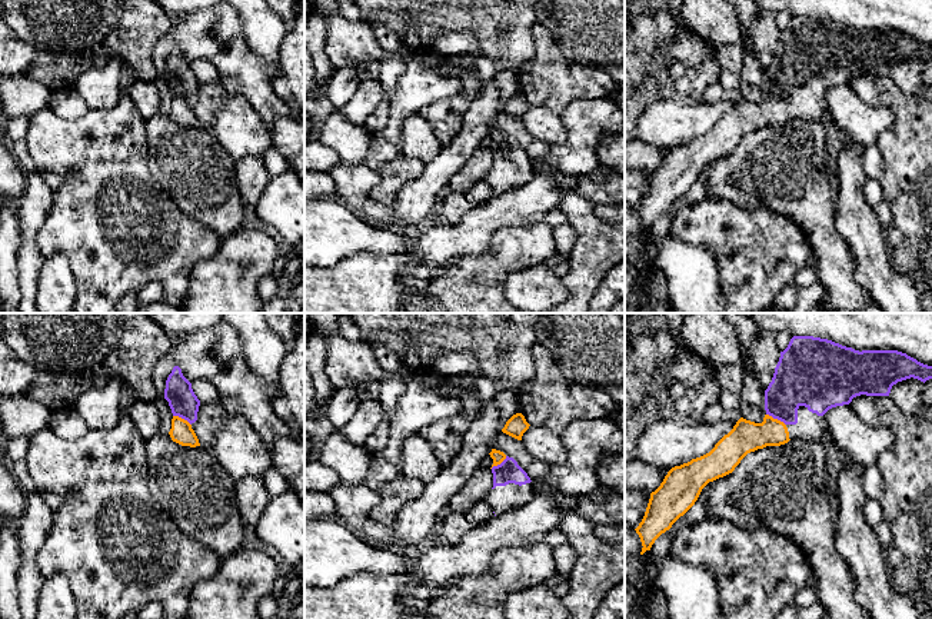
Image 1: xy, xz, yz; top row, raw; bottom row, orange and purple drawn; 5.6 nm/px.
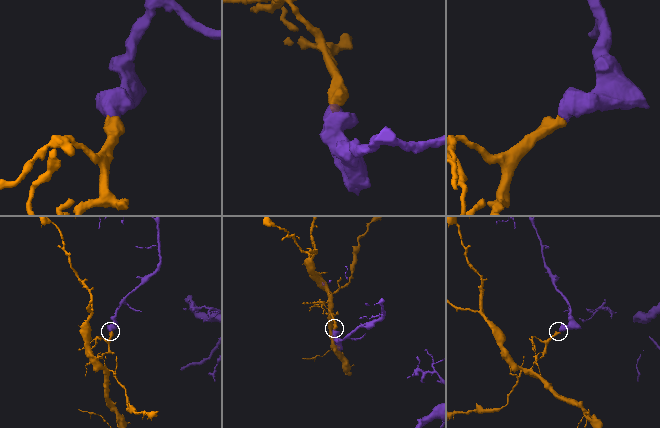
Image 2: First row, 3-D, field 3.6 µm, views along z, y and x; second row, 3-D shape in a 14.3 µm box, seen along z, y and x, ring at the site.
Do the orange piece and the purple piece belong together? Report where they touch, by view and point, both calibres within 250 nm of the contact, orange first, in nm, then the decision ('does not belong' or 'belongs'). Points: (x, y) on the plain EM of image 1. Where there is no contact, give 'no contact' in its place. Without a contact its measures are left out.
meets orange in yz at (776, 99); 180 nm thick on the orange side, 280 nm on the other; does not belong

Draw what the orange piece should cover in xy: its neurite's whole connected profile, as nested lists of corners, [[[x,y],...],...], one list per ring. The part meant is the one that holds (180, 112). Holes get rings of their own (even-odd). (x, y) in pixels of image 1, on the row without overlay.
[[[173,96],[172,109],[169,114],[173,122],[182,126],[190,126],[190,127],[200,126],[199,119],[194,110],[192,109],[192,104],[179,96]]]

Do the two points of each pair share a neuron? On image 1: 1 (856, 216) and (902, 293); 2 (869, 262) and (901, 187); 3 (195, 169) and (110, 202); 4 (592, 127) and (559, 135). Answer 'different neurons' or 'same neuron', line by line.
1: same neuron
2: different neurons
3: different neurons
4: different neurons

